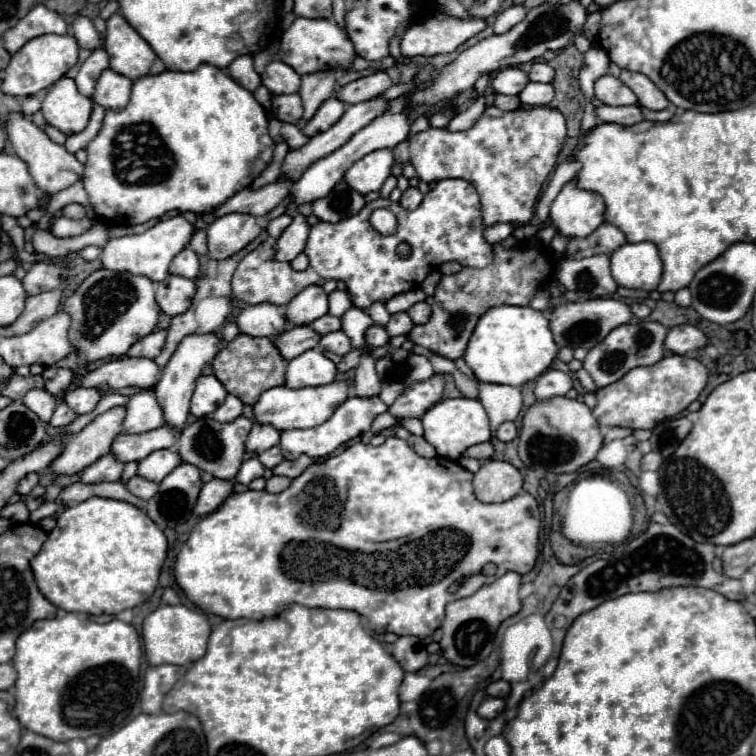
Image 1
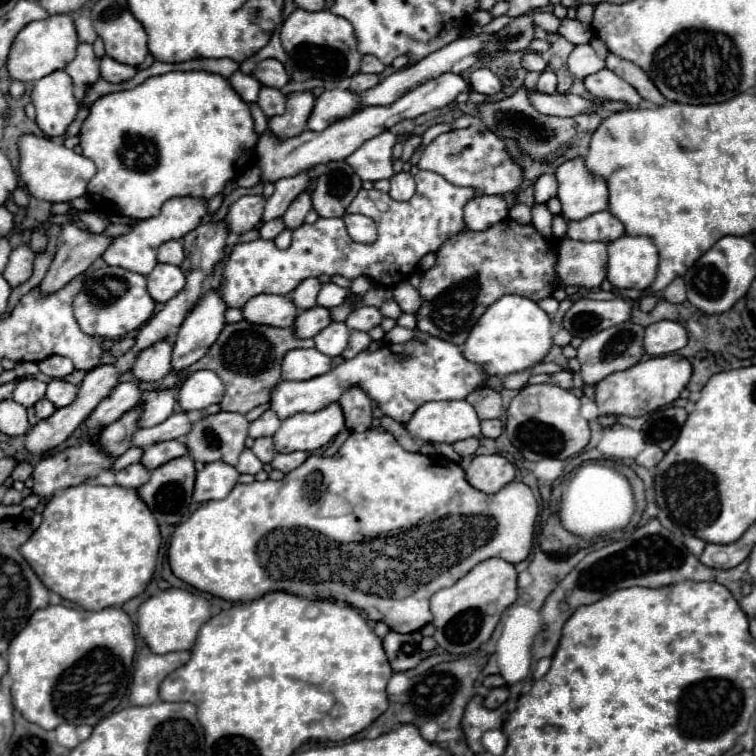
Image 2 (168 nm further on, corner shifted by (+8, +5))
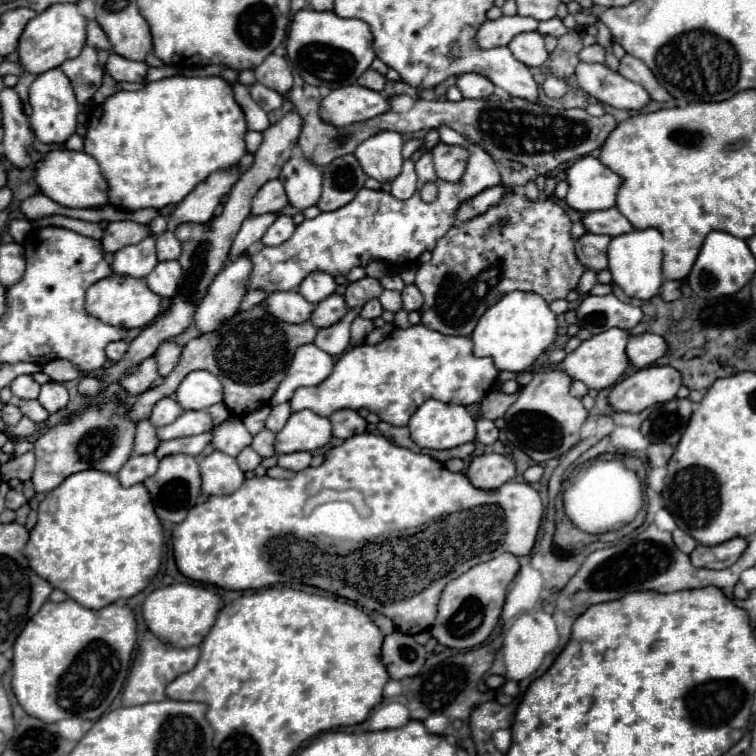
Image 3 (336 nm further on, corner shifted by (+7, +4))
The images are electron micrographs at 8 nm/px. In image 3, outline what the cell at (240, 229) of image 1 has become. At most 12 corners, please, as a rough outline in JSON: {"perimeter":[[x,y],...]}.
{"perimeter":[[278,178],[266,182],[252,202],[252,214],[278,212],[288,204]]}

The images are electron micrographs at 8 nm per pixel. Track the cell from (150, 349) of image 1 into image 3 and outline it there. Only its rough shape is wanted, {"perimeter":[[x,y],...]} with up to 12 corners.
{"perimeter":[[110,342],[106,356],[112,362],[120,362],[128,350],[128,342]]}

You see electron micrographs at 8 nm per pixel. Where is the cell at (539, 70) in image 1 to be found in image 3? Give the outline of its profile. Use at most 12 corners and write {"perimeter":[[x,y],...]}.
{"perimeter":[[522,32],[508,44],[526,66],[546,62],[544,36]]}

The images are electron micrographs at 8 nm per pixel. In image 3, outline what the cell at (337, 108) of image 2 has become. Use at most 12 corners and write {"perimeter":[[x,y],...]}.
{"perimeter":[[358,84],[332,90],[322,120],[338,128],[388,110],[382,92]]}

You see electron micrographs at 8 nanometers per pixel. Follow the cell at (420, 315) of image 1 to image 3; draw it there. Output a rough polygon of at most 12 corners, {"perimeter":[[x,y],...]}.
{"perimeter":[[414,284],[402,290],[406,312],[422,308],[422,294]]}

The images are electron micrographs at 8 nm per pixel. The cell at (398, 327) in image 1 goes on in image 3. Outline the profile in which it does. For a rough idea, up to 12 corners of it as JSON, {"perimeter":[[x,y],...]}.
{"perimeter":[[384,290],[382,308],[398,312],[402,308],[400,292]]}

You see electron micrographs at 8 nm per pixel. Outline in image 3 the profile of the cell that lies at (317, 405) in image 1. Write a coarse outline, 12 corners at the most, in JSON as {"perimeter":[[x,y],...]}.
{"perimeter":[[422,324],[344,352],[292,412],[406,426],[428,398],[478,404],[500,370]]}

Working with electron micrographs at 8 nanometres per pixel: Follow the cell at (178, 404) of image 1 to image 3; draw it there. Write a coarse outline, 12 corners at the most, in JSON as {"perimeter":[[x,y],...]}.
{"perimeter":[[248,254],[224,266],[194,314],[202,334],[230,320],[248,292]]}

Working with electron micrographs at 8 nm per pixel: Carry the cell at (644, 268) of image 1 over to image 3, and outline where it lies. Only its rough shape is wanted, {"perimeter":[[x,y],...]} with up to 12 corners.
{"perimeter":[[654,228],[608,244],[612,282],[626,296],[650,300],[664,282]]}

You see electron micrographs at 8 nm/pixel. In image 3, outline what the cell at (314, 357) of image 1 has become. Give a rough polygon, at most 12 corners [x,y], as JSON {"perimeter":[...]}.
{"perimeter":[[314,344],[300,346],[270,406],[330,376],[334,360]]}

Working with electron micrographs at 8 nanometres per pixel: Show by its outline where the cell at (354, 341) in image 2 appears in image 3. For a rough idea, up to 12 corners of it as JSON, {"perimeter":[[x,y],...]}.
{"perimeter":[[356,316],[350,332],[352,346],[364,342],[372,330],[372,320]]}

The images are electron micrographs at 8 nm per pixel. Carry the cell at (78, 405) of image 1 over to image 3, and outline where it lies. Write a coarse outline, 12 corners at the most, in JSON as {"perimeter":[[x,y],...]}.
{"perimeter":[[48,382],[38,402],[48,412],[58,412],[68,402],[60,382]]}

